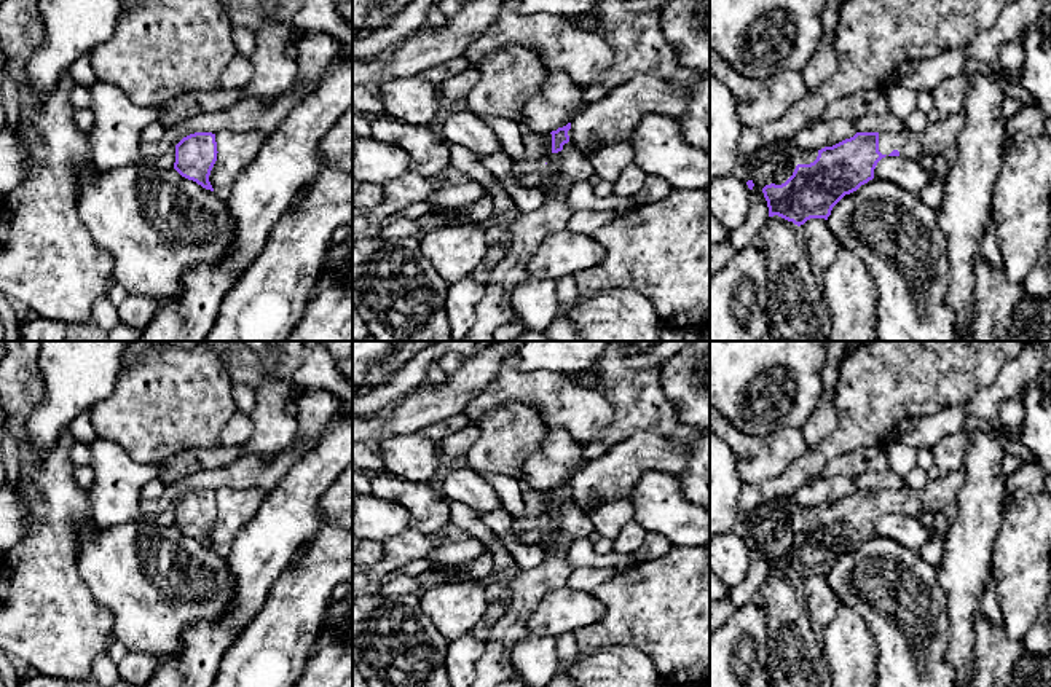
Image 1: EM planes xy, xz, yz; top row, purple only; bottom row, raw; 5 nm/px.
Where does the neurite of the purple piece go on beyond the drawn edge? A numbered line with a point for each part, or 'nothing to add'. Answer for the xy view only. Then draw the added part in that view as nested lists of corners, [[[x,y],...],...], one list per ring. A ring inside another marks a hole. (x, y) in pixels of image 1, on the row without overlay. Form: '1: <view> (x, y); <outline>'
nothing to add

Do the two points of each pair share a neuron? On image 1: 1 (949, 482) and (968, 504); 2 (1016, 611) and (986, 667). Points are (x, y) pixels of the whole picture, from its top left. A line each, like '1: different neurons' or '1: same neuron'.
1: different neurons
2: different neurons

